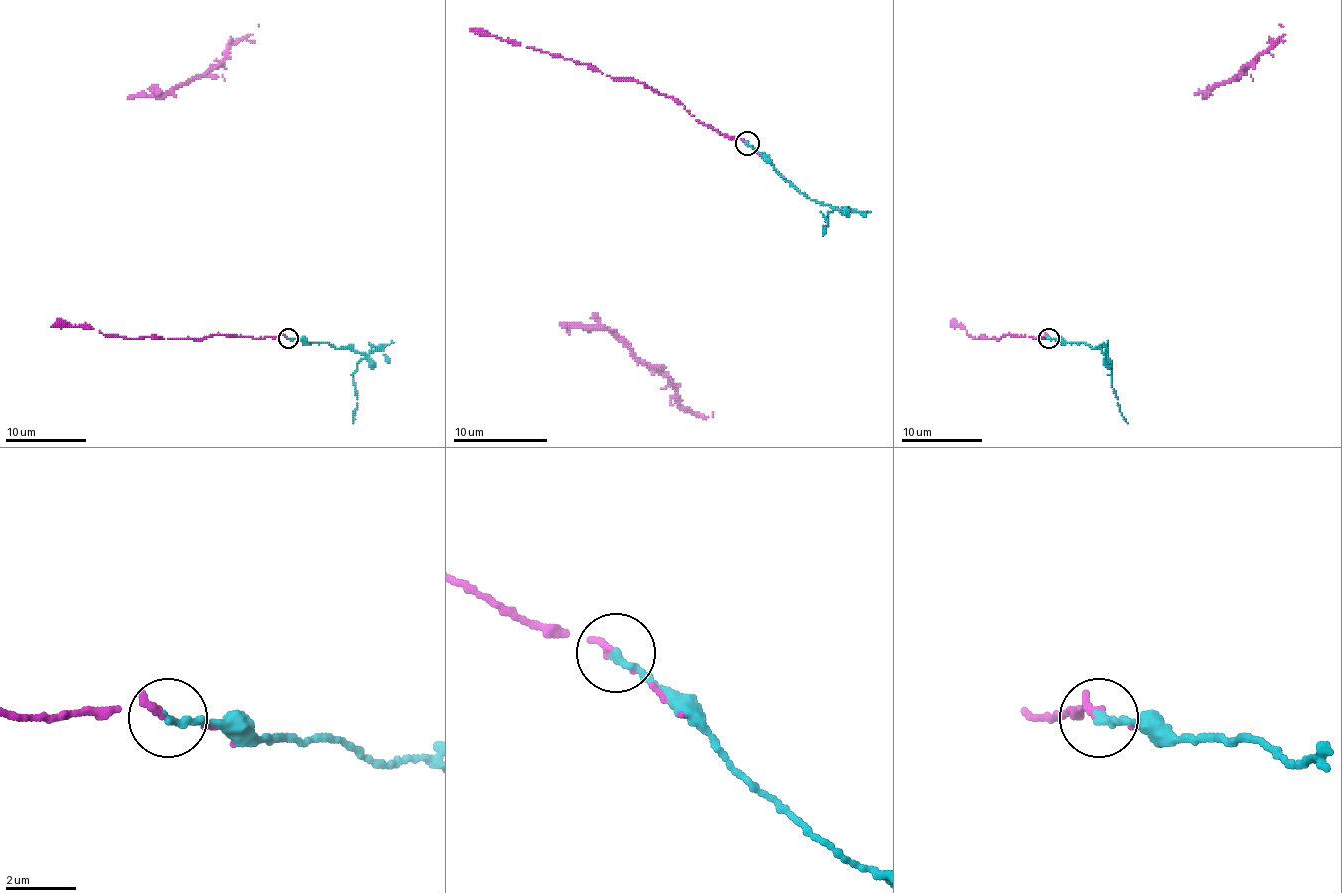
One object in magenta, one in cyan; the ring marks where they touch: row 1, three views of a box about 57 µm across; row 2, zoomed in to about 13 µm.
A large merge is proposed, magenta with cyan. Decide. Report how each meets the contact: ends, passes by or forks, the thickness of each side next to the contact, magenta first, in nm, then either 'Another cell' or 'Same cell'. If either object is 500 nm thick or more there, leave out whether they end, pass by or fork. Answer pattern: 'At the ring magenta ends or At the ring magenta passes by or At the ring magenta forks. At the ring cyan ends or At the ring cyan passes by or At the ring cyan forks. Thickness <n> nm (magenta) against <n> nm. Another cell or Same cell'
At the ring magenta passes by. At the ring cyan ends. Thickness 160 nm (magenta) against 240 nm. Same cell

